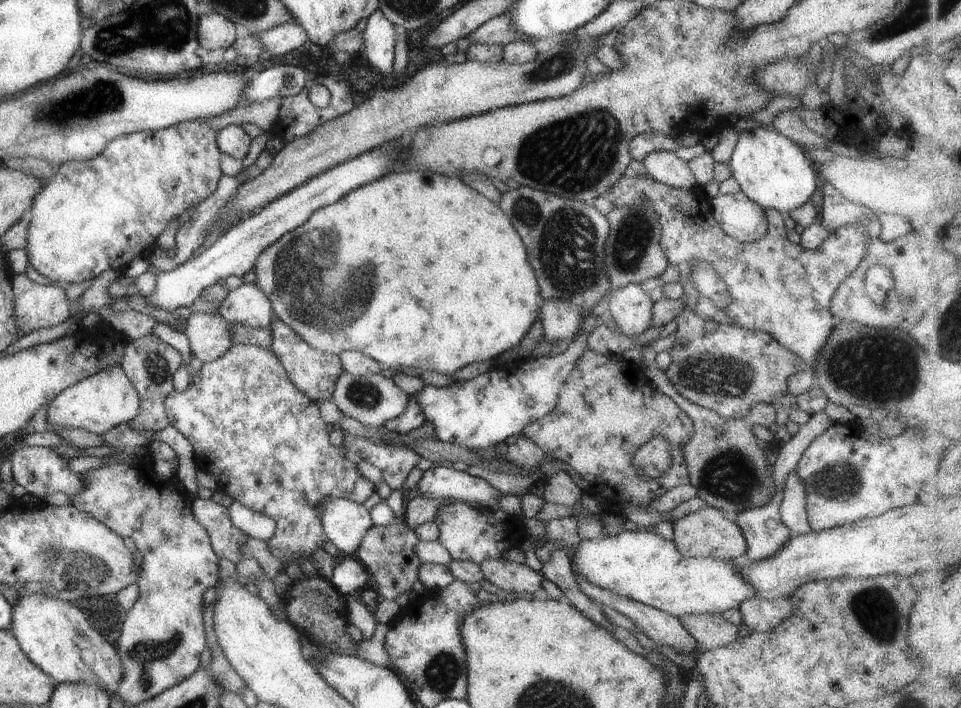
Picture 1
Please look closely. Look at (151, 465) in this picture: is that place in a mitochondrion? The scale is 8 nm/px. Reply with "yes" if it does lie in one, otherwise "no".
no

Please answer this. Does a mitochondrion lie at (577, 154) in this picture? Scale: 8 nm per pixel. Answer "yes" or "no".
yes

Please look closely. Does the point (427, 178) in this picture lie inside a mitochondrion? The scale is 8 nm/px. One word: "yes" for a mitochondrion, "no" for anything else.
no

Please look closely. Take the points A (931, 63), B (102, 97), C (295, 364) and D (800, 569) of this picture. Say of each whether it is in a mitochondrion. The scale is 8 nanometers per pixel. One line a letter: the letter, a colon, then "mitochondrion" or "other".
A: other
B: mitochondrion
C: other
D: other

